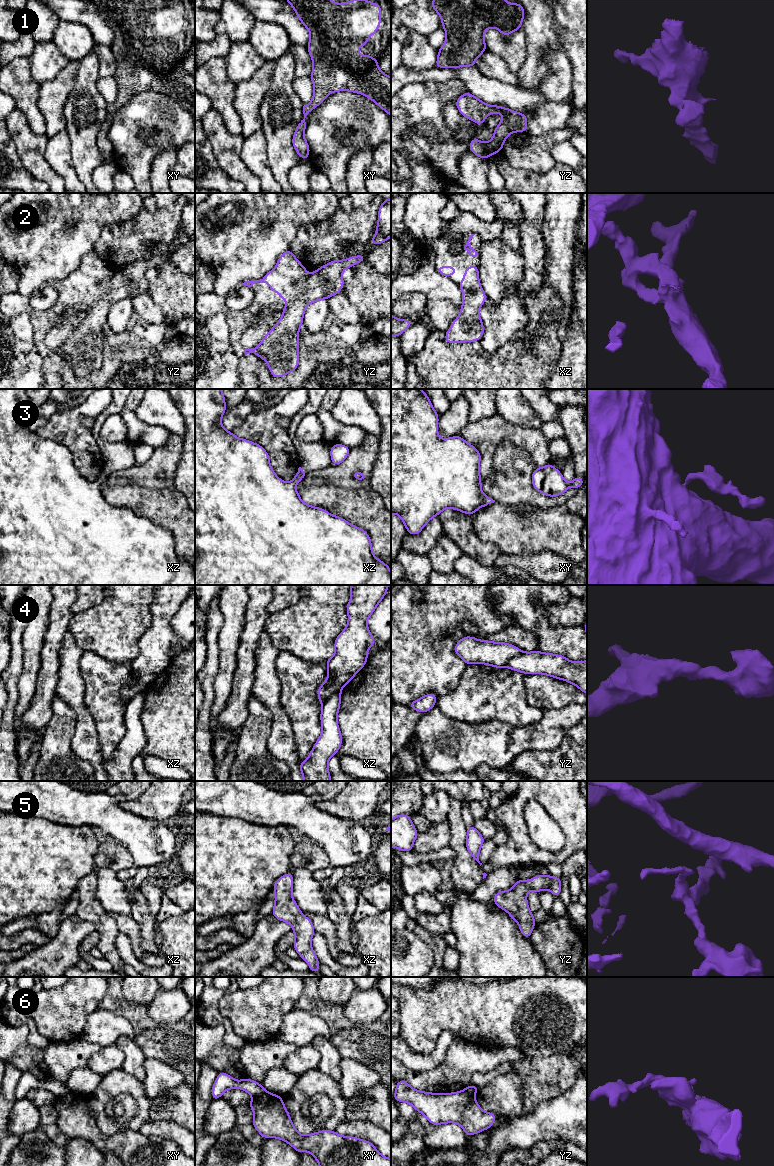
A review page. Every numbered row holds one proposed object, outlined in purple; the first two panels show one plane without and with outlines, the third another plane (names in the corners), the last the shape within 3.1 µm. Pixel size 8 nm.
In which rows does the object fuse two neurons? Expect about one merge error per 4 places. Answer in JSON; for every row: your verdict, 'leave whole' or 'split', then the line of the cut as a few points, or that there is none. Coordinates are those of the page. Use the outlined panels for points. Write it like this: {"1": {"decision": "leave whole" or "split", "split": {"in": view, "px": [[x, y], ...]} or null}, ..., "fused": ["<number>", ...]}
{"1": {"decision": "leave whole", "split": null}, "2": {"decision": "leave whole", "split": null}, "3": {"decision": "leave whole", "split": null}, "4": {"decision": "split", "split": {"in": "yz", "px": [[521, 651], [513, 656], [505, 666]]}}, "5": {"decision": "leave whole", "split": null}, "6": {"decision": "split", "split": {"in": "xy", "px": [[265, 1091], [253, 1097]]}}, "fused": ["4", "6"]}

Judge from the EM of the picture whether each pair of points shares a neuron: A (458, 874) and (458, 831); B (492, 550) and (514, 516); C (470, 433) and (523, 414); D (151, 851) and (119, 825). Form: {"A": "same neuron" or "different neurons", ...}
{"A": "same neuron", "B": "different neurons", "C": "different neurons", "D": "same neuron"}

